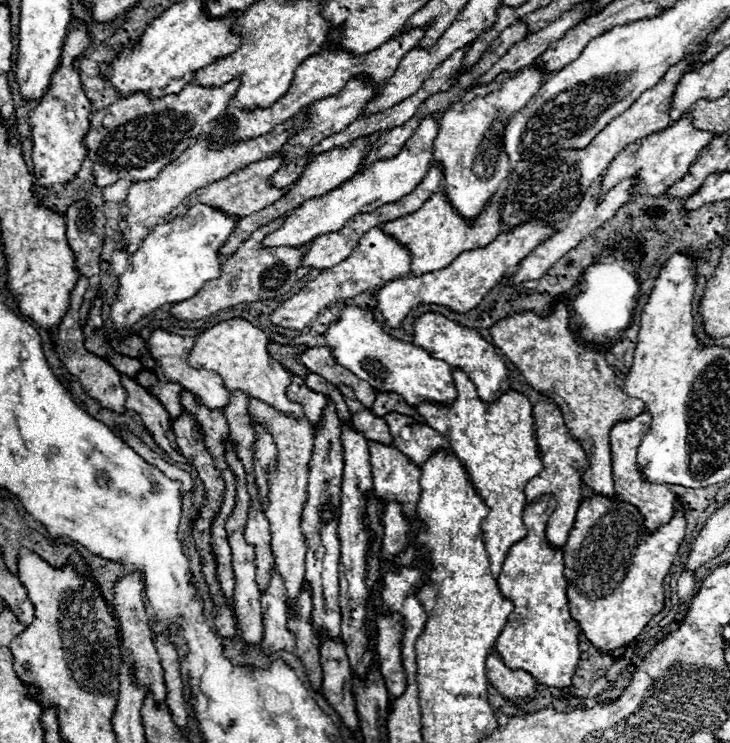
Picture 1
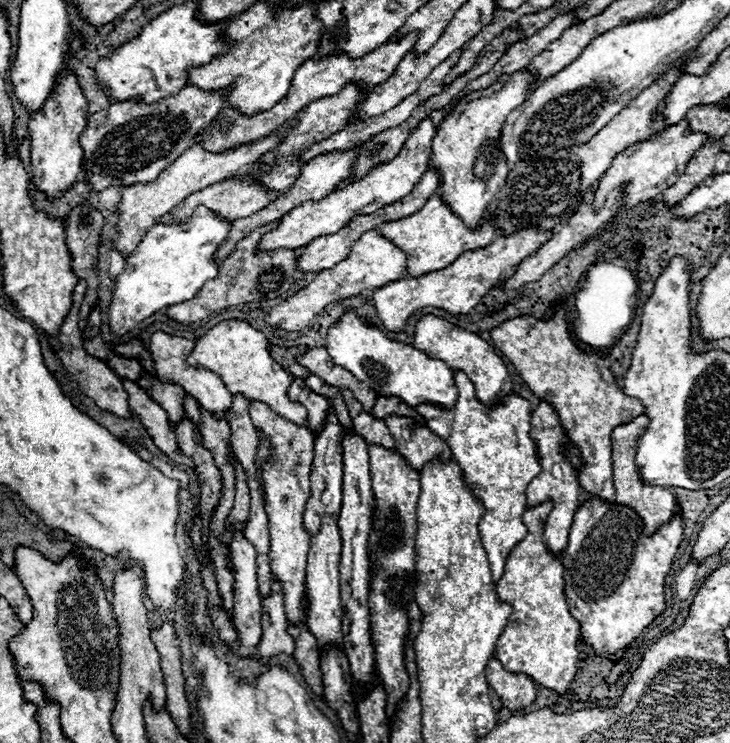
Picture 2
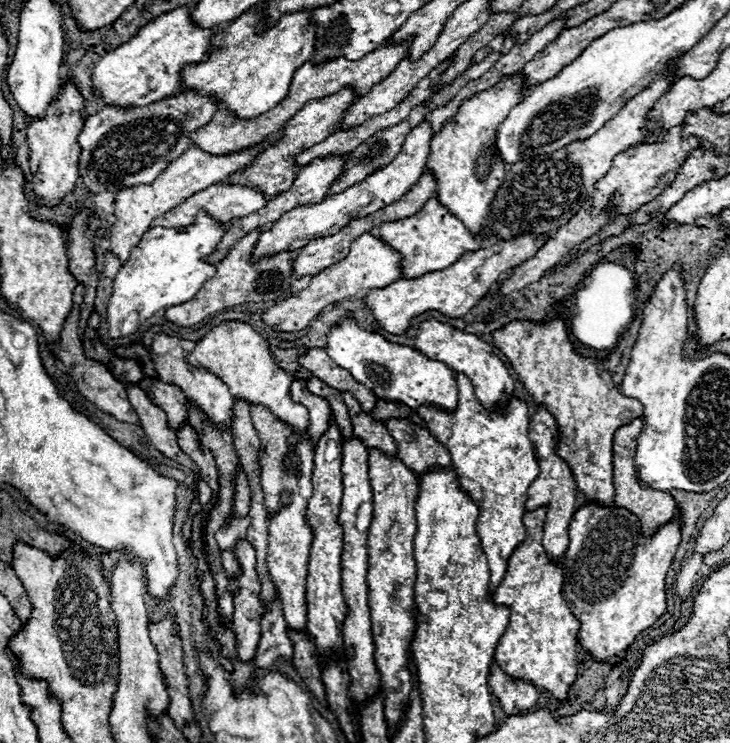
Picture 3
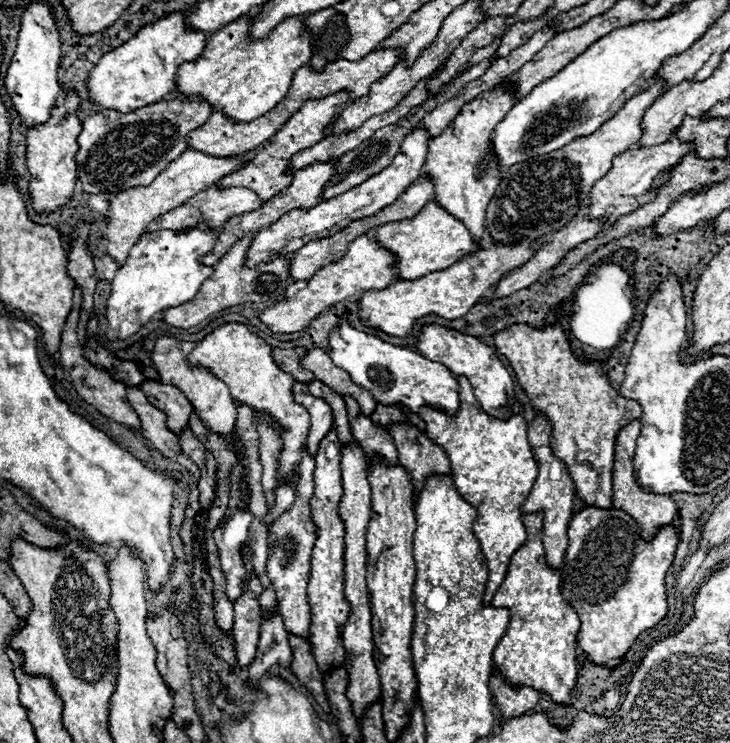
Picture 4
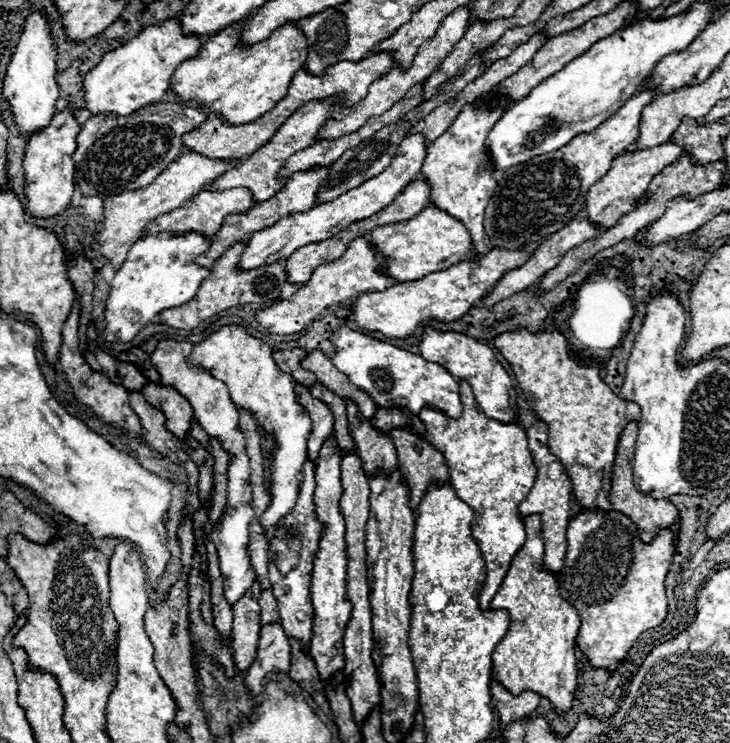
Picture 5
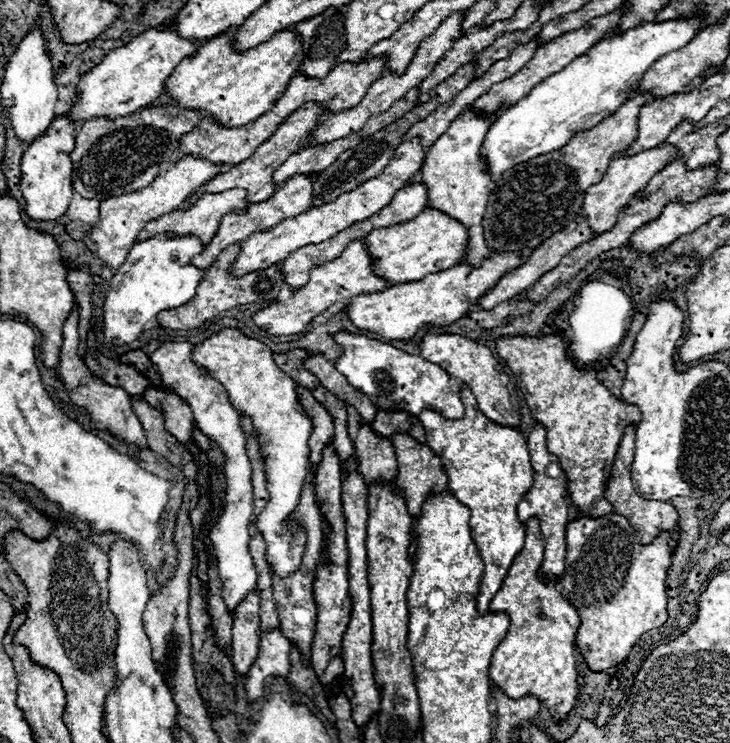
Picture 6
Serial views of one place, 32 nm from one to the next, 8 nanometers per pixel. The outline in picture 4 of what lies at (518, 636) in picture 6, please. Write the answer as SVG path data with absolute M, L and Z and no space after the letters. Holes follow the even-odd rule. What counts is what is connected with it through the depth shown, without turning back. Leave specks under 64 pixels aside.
M544 512L524 514L524 526L528 530L528 538L510 558L508 574L492 598L494 606L510 610L510 626L494 650L494 664L502 672L502 676L508 678L508 682L538 688L540 692L550 694L554 702L570 704L570 690L574 688L576 682L576 634L580 630L580 620L560 594L560 584L562 584L560 570L554 570L546 562L542 546L542 520L544 520L542 514Z

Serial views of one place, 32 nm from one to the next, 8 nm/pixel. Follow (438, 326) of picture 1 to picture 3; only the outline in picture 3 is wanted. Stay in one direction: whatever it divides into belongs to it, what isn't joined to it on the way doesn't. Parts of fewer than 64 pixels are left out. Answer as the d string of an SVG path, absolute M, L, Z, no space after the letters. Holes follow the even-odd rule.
M428 318L424 322L420 322L418 326L418 334L416 334L416 344L414 344L422 354L426 354L432 360L440 360L446 366L450 366L452 372L464 372L476 392L478 402L488 408L494 410L498 408L508 396L512 396L512 388L514 388L514 380L508 374L508 368L504 366L504 362L494 354L494 348L490 344L486 344L484 340L480 340L474 334L456 330L450 324L444 324L436 318Z

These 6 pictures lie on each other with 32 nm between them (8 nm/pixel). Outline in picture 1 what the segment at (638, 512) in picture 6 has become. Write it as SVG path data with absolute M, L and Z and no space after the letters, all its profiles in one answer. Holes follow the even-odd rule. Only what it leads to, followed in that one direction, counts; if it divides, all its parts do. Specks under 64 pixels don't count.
M644 410L640 416L636 416L632 420L618 422L610 430L610 444L612 444L612 472L614 472L616 494L620 494L622 500L630 500L630 504L638 506L638 510L642 510L642 514L646 518L646 528L656 530L658 526L672 520L672 512L676 508L676 494L664 484L646 482L638 470L638 462L636 462L638 446L640 446L644 434L648 432L650 424L652 424L652 416L648 410Z

